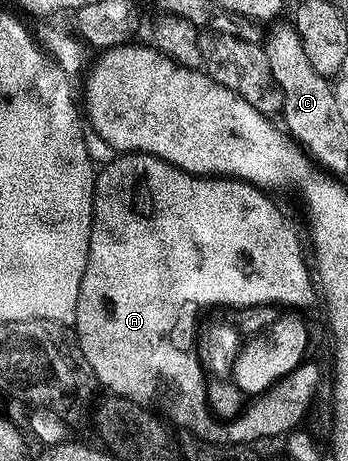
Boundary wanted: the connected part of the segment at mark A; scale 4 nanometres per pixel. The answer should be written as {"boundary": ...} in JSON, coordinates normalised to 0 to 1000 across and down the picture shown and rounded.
{"boundary":[[[353,332],[282,364],[273,382],[273,479],[261,488],[261,521],[256,523],[256,557],[244,575],[244,592],[233,601],[233,636],[221,644],[221,679],[210,694],[216,733],[244,766],[244,783],[267,800],[282,833],[310,839],[322,859],[345,866],[368,866],[394,879],[425,885],[454,896],[471,911],[489,913],[506,928],[529,926],[523,933],[543,944],[563,944],[595,961],[632,965],[721,965],[741,952],[779,952],[787,944],[805,948],[851,933],[879,911],[882,892],[905,861],[922,798],[891,783],[839,800],[813,822],[796,824],[756,855],[730,859],[698,883],[695,892],[667,911],[641,915],[609,898],[595,879],[595,829],[589,798],[572,783],[572,755],[566,751],[566,709],[537,701],[537,657],[560,666],[664,666],[684,670],[695,666],[736,666],[750,657],[816,657],[816,668],[865,670],[882,666],[911,649],[911,614],[899,603],[899,588],[882,581],[871,564],[871,536],[848,512],[830,477],[813,469],[813,458],[787,440],[770,416],[733,406],[721,397],[695,397],[687,388],[644,388],[638,384],[586,384],[580,380],[546,380],[497,358],[486,358],[471,345],[454,345],[437,336],[405,336],[397,332]]]}

